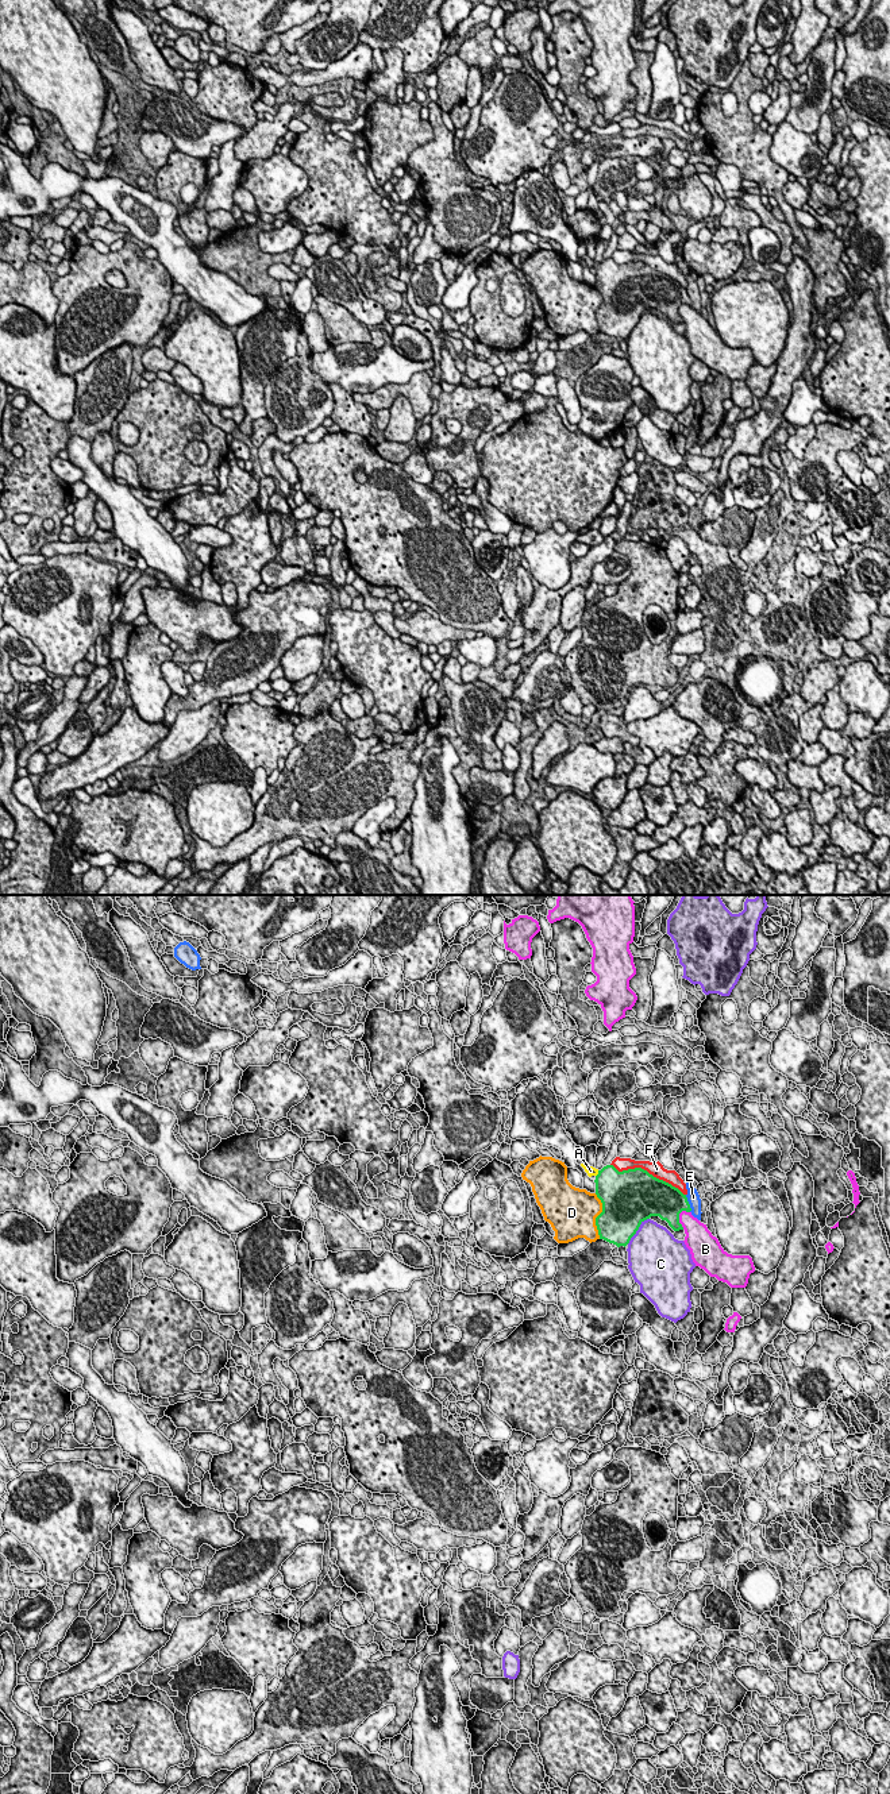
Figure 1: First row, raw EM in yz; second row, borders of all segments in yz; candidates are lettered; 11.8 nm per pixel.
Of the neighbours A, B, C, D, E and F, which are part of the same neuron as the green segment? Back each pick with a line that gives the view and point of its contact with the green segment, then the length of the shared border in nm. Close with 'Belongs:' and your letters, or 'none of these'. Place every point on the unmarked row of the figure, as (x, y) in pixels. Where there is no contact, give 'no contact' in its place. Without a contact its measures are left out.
A: meets green in yz at (598, 266); contact 90 nm long
Belongs: A

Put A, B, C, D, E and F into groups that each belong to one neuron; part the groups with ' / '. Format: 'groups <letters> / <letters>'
groups A / B / C / D / E / F

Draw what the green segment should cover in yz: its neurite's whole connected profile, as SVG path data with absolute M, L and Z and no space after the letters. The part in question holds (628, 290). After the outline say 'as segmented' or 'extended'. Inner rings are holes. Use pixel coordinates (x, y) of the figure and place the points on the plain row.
M581 256L589 270L594 269L596 288L602 296L602 305L596 310L600 332L620 339L627 339L636 327L640 317L651 309L666 313L674 324L683 323L679 316L682 304L690 305L686 288L671 277L659 273L642 261L619 265L613 258L606 258L601 263Z; extended

